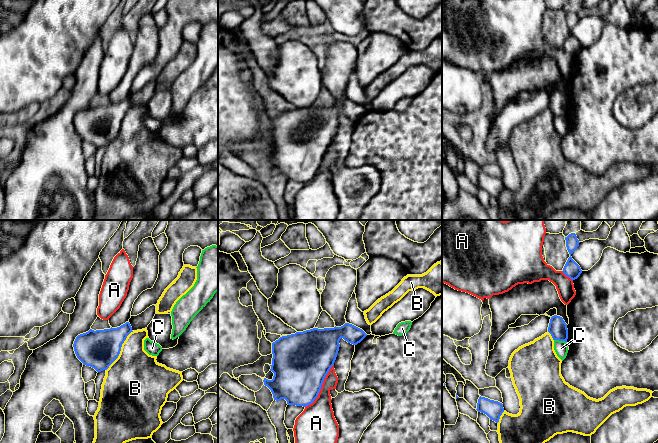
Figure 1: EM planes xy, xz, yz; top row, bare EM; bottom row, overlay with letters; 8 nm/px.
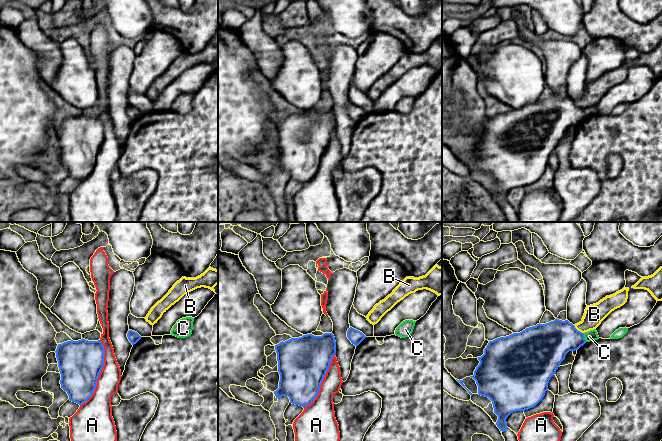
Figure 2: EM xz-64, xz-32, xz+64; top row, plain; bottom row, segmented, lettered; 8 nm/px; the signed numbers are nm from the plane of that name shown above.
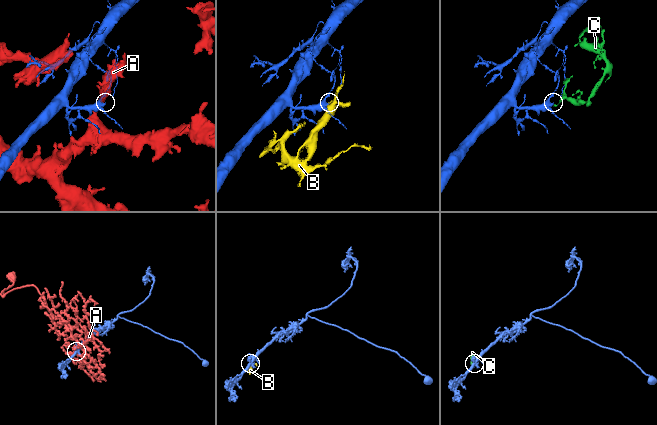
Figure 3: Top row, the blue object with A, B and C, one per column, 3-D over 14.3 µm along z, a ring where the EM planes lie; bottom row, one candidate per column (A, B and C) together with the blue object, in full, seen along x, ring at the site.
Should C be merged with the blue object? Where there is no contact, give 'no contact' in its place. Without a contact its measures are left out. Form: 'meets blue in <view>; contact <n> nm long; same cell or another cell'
meets blue in yz; contact 110 nm long; another cell

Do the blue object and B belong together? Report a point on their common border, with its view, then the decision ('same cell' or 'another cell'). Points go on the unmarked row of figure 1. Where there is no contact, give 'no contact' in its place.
contact xy (120, 126); another cell

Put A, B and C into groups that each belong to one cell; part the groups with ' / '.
A / B / C

